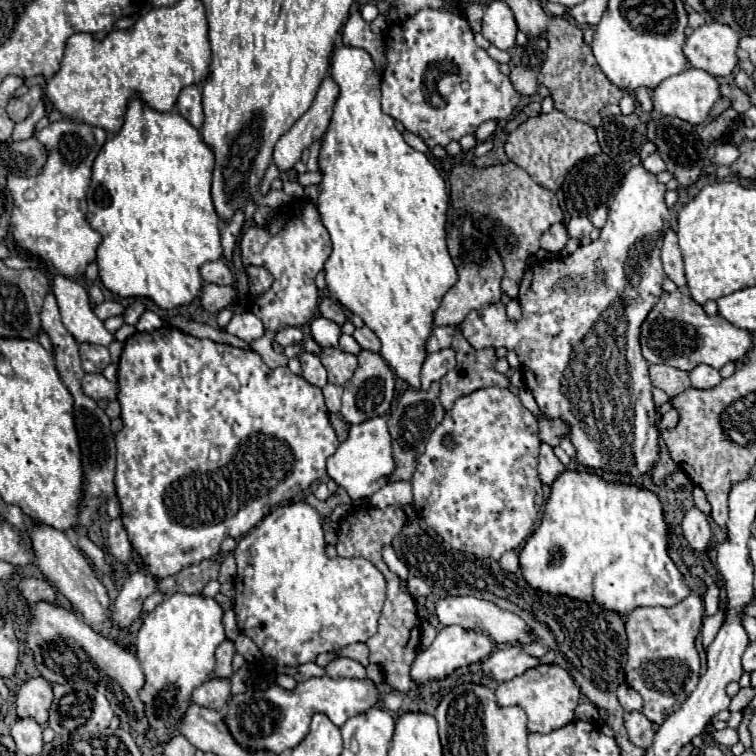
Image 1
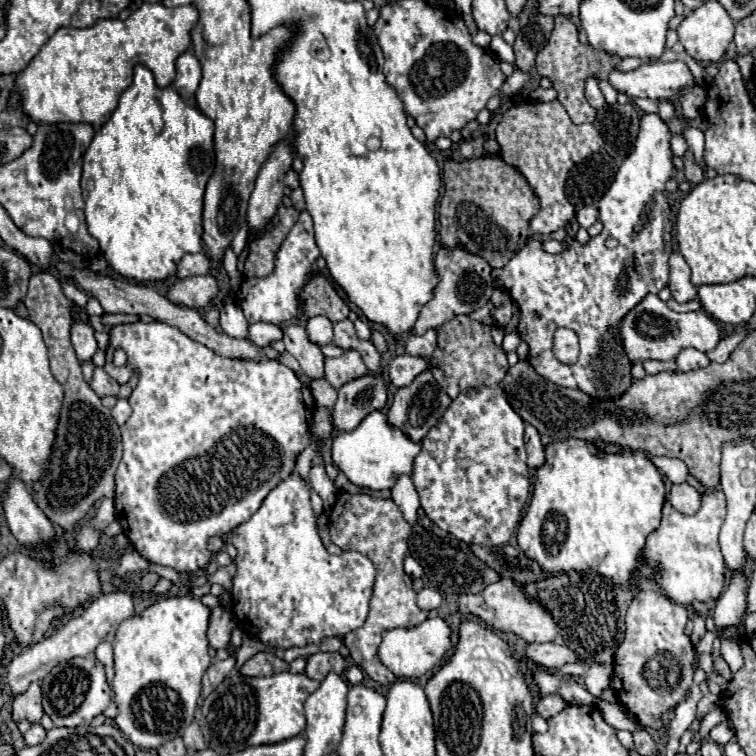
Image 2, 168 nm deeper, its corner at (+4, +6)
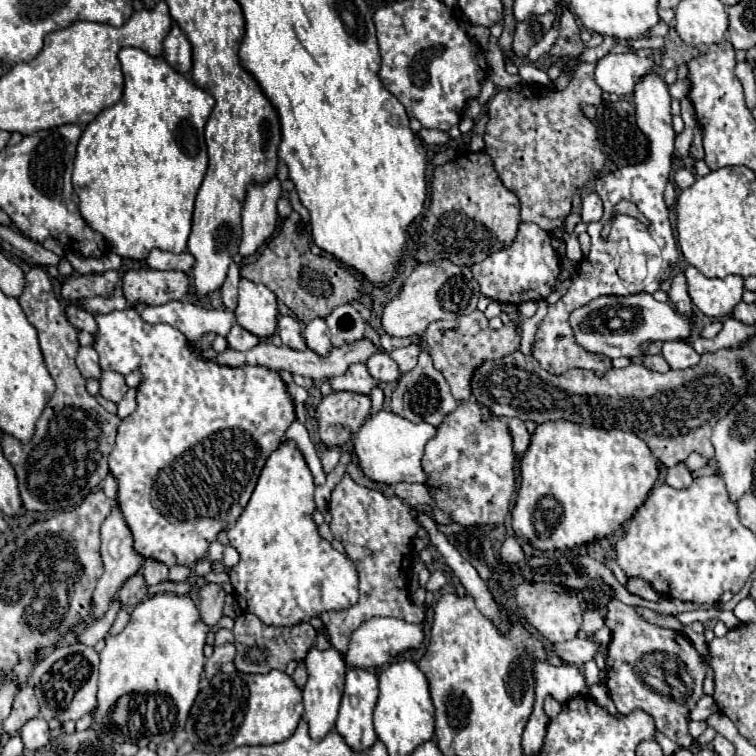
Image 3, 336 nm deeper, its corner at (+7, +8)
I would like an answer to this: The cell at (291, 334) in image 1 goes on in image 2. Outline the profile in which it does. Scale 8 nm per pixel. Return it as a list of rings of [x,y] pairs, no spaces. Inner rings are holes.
[[[256,322],[248,326],[248,340],[256,346],[270,346],[272,342],[282,338],[282,328],[266,322]]]

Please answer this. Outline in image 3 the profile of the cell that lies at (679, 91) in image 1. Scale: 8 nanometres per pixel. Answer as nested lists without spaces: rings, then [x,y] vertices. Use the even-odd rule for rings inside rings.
[[[607,54],[597,62],[597,84],[611,94],[625,96],[635,90],[635,84],[653,72],[653,58],[637,54]]]

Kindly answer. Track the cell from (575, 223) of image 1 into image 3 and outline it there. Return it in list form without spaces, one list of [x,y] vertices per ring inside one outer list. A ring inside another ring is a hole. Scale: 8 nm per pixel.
[[[589,194],[583,198],[583,210],[581,210],[581,220],[585,224],[589,222],[599,222],[603,216],[603,204],[597,194]]]

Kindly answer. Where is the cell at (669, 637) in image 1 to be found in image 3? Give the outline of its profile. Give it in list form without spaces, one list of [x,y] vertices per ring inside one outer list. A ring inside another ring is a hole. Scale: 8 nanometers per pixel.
[[[611,600],[607,608],[609,614],[605,624],[613,638],[607,648],[605,686],[609,688],[611,700],[625,716],[629,716],[633,710],[651,714],[659,732],[677,742],[681,748],[689,748],[693,744],[693,736],[689,734],[687,718],[703,696],[707,662],[701,662],[697,650],[683,632],[651,624],[633,606],[619,600]]]

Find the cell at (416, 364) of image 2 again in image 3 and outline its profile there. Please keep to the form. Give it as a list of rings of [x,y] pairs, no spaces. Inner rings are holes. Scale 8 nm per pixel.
[[[375,352],[367,360],[367,368],[377,382],[397,382],[401,376],[397,362],[393,362],[393,358],[387,352]]]

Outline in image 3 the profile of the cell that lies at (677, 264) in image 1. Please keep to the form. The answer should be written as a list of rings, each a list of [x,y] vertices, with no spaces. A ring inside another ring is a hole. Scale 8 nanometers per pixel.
[[[679,272],[673,280],[671,280],[671,290],[669,290],[669,302],[673,304],[673,308],[685,316],[693,316],[693,304],[687,292],[687,280],[685,280],[685,272]]]

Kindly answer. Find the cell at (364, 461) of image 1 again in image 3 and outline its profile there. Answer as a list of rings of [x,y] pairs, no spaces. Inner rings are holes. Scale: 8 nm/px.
[[[381,410],[371,414],[359,432],[353,436],[353,454],[357,456],[357,464],[367,478],[381,484],[397,484],[397,482],[425,482],[425,472],[421,470],[423,448],[429,438],[433,438],[435,426],[425,422],[413,424],[393,412]]]

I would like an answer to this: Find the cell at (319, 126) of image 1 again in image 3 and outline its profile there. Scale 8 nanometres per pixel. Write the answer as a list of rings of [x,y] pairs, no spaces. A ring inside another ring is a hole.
[[[271,178],[267,184],[251,184],[243,204],[243,236],[239,244],[241,256],[251,256],[271,238],[277,226],[277,200],[281,182]]]

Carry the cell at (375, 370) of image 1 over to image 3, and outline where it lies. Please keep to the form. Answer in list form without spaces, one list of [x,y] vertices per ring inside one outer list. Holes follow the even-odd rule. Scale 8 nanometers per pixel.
[[[333,392],[317,406],[319,438],[327,446],[341,446],[353,438],[371,410],[371,398],[355,392]]]

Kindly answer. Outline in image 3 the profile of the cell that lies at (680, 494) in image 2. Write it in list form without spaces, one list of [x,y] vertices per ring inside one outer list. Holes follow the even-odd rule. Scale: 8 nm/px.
[[[677,464],[677,466],[669,468],[669,472],[665,476],[665,484],[669,484],[671,488],[677,488],[677,490],[689,488],[691,482],[693,482],[693,478],[691,478],[691,472],[685,468],[685,464]]]

